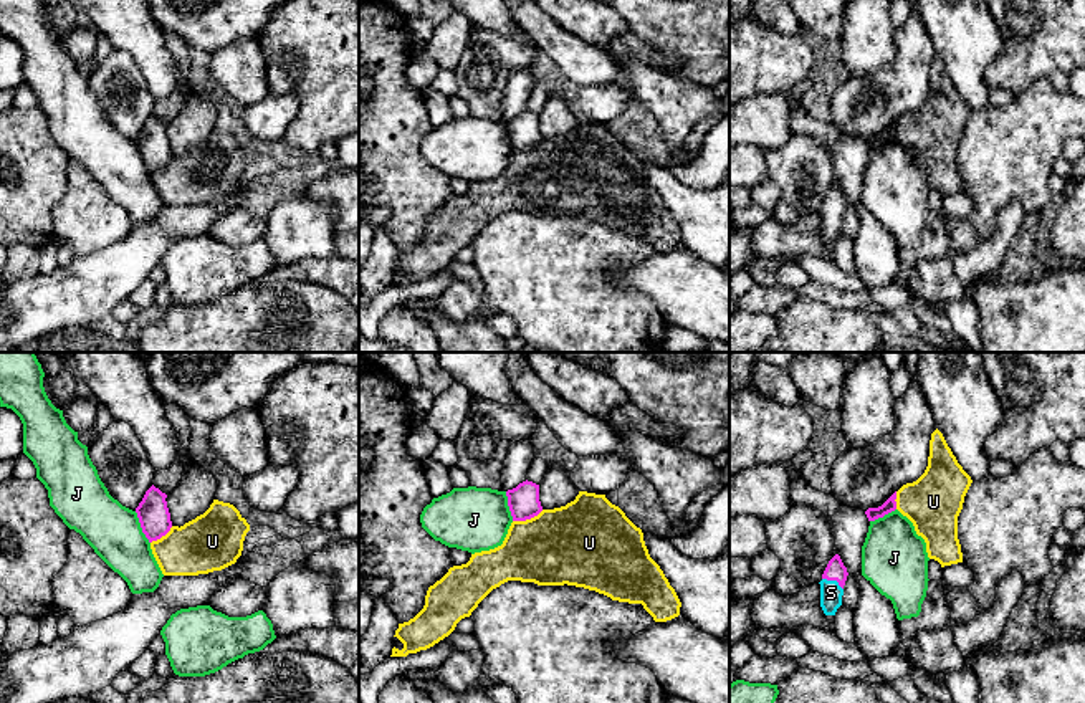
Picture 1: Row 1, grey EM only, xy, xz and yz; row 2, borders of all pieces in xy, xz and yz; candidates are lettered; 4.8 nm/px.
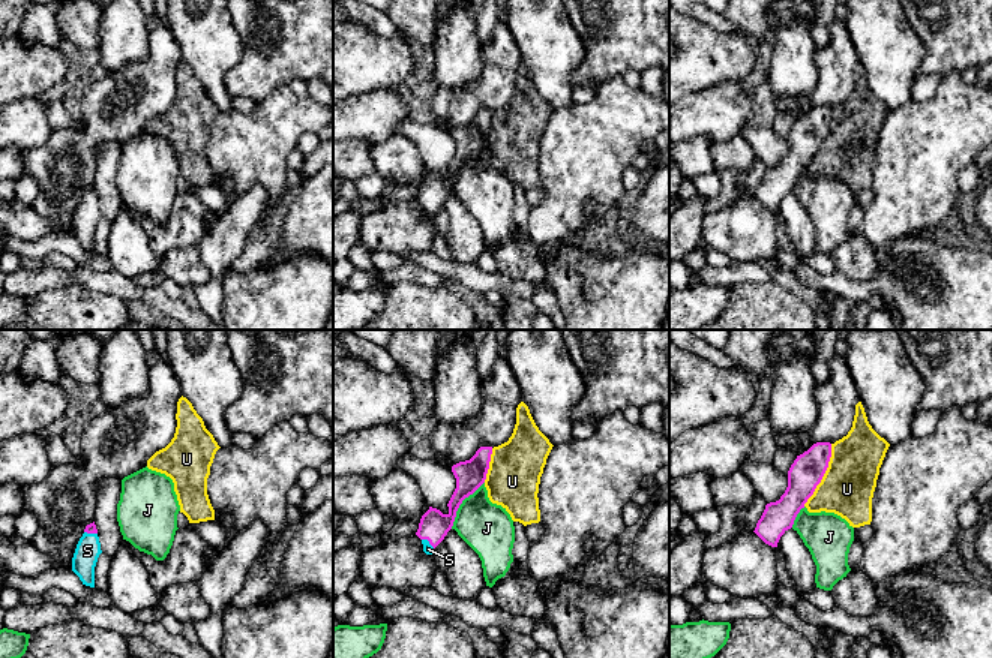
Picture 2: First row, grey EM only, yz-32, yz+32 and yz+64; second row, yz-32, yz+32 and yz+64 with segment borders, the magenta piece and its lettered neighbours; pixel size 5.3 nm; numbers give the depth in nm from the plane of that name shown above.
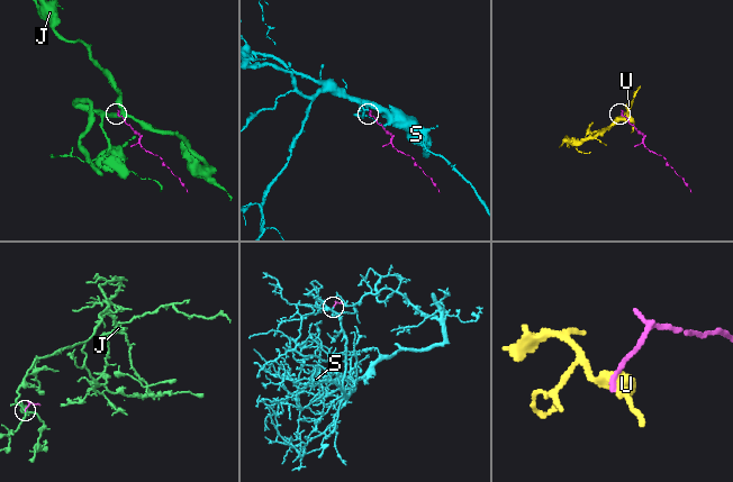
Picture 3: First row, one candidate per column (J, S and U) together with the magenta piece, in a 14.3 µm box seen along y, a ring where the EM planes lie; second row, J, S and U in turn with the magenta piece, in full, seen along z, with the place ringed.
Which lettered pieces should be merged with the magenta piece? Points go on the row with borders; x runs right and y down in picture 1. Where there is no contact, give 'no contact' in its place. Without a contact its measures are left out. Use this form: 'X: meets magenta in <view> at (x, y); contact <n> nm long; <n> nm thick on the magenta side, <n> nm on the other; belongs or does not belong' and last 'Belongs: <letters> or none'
J: meets magenta in xy at (141, 526); contact 180 nm long; 150 nm thick on the magenta side, 260 nm on the other; does not belong
S: meets magenta in yz at (834, 579); contact 120 nm long; 100 nm thick on the magenta side, 110 nm on the other; belongs
U: meets magenta in xz at (528, 518); contact 160 nm long; 150 nm thick on the magenta side, 380 nm on the other; does not belong
Belongs: S

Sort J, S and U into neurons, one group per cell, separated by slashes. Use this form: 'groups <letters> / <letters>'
groups J / S / U

